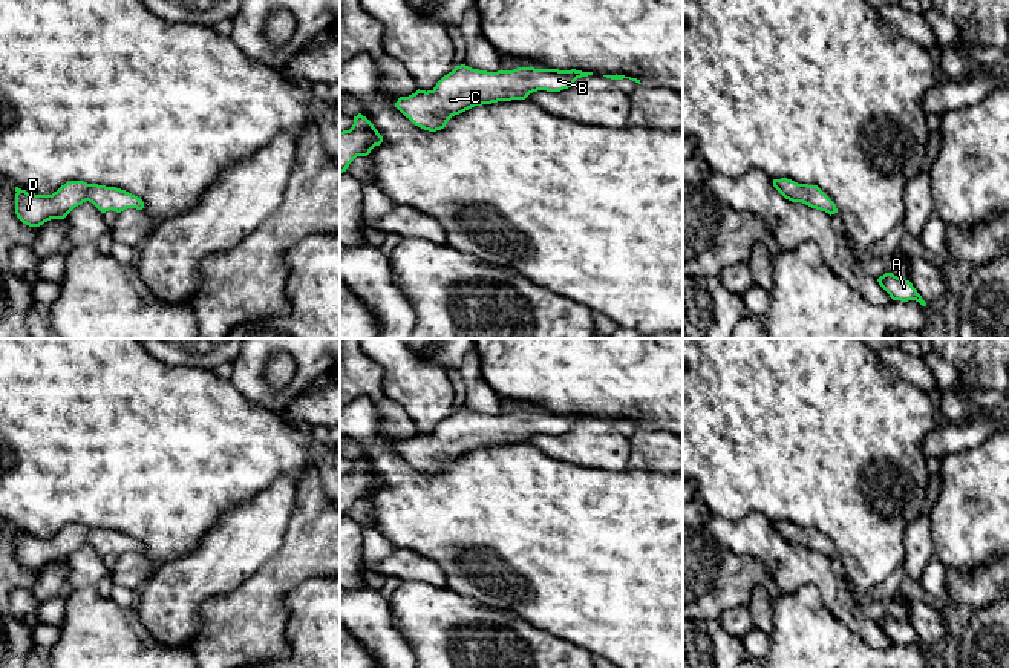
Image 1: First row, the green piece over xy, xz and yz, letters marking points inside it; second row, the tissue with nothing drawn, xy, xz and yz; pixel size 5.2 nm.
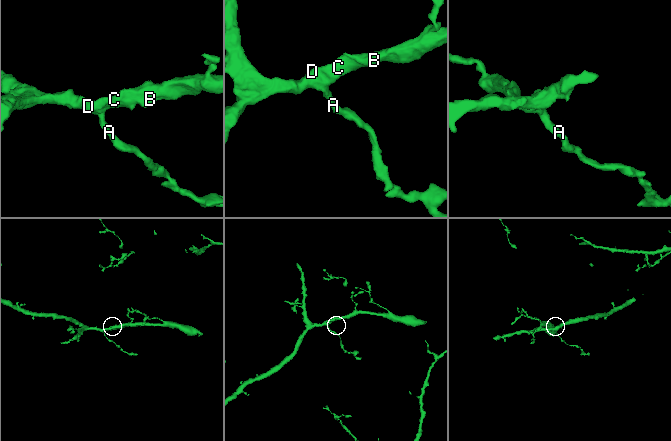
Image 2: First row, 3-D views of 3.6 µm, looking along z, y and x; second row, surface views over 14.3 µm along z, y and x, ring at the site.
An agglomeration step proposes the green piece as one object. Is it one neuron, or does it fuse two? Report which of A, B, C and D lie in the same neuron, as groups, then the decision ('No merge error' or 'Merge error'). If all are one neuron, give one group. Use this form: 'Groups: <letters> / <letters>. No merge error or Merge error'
Groups: A B C D. No merge error

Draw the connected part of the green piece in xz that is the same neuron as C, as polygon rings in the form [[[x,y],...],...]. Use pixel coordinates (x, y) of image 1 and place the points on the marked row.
[[[461,64],[444,75],[432,90],[418,89],[409,97],[400,97],[395,107],[415,126],[436,132],[444,129],[452,116],[475,106],[525,100],[537,90],[560,92],[588,75],[593,72],[534,67],[487,72]]]

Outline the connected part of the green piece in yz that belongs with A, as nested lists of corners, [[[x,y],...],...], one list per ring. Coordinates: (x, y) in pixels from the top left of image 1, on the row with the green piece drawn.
[[[885,273],[877,279],[877,282],[890,294],[893,300],[916,300],[922,306],[926,306],[926,302],[922,299],[922,296],[917,293],[917,290],[913,287],[909,280],[900,279],[893,273]]]

